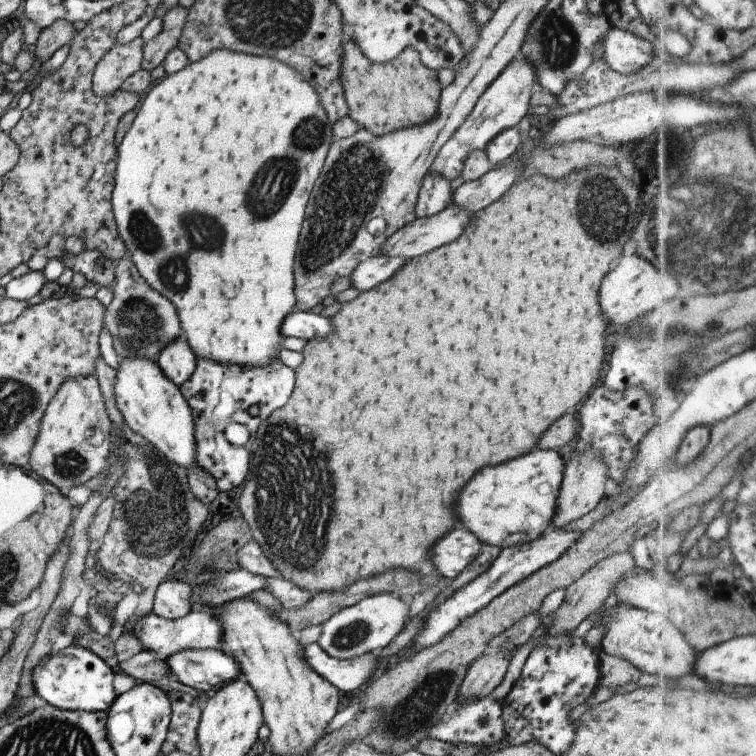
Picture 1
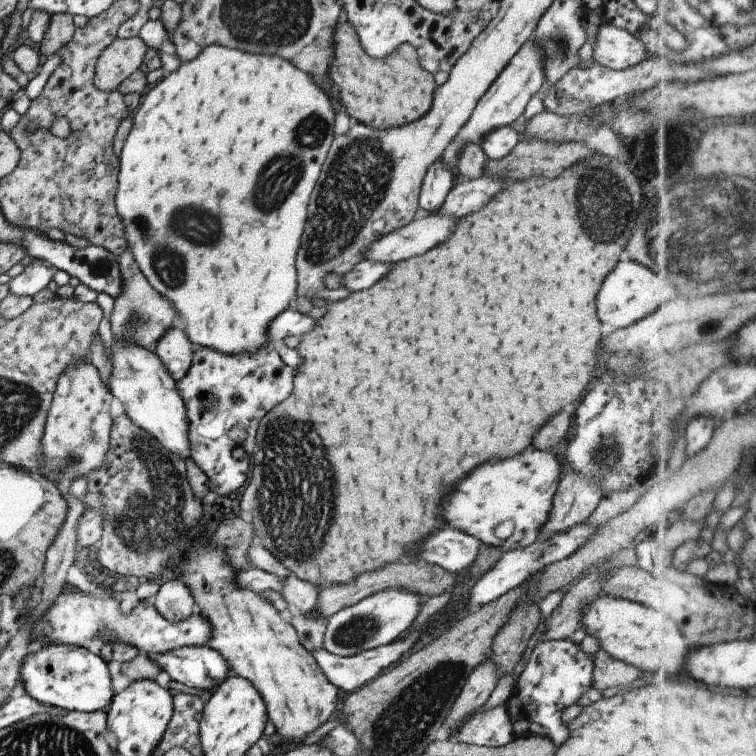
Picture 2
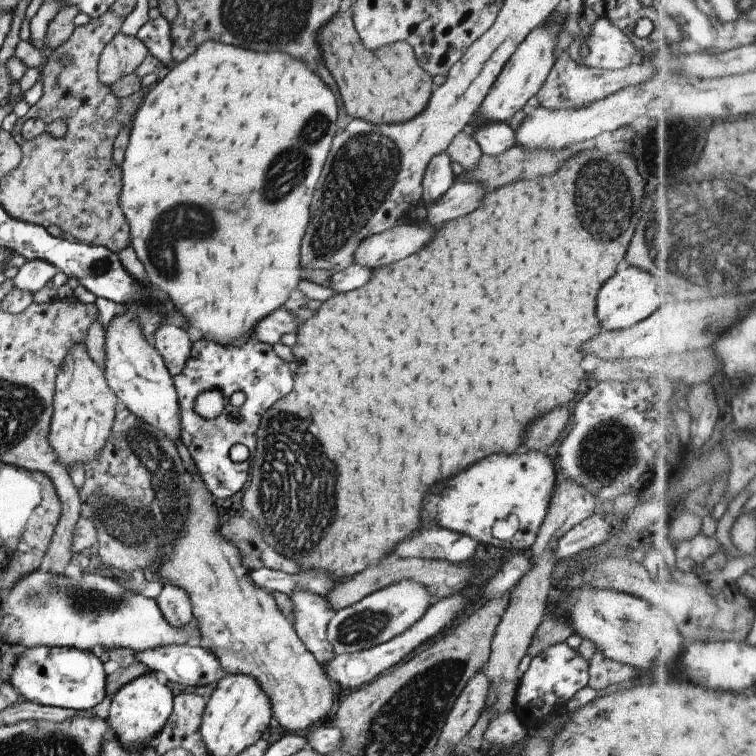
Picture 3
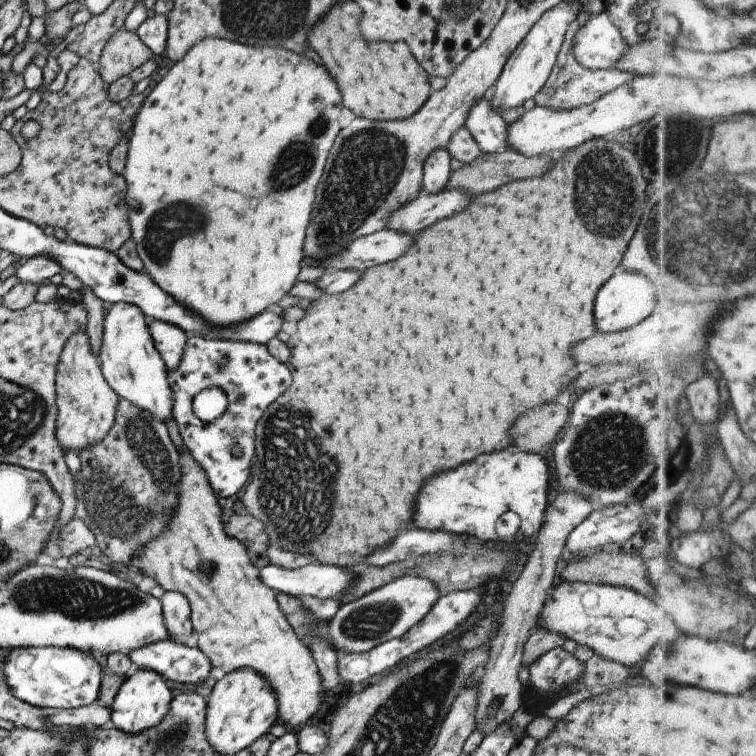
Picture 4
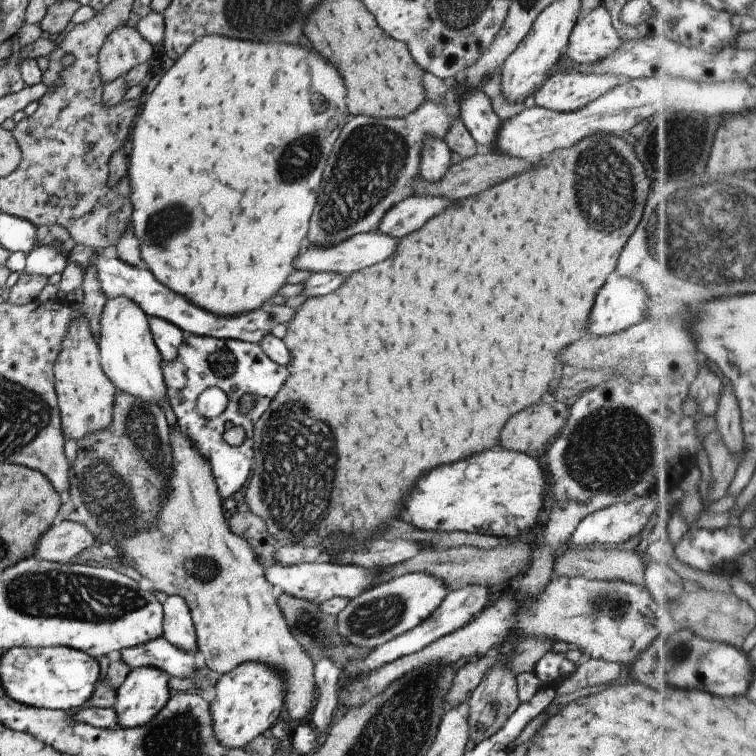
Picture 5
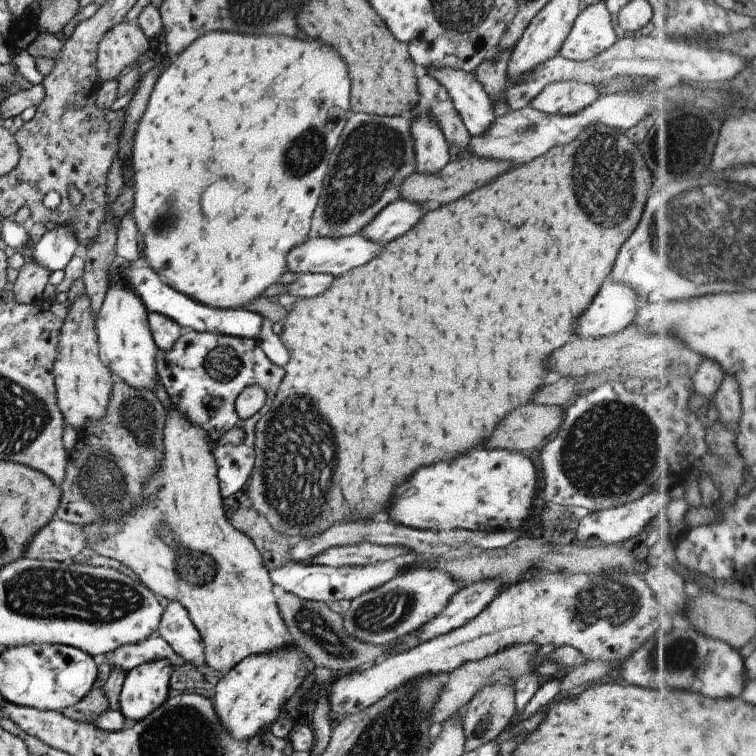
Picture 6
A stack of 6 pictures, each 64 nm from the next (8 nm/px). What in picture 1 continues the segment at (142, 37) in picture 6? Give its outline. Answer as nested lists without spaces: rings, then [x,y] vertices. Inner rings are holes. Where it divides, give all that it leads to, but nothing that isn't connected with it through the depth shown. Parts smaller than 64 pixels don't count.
[[[141,36],[110,48],[93,72],[94,94],[104,98],[121,88],[127,78],[142,69],[145,41]]]

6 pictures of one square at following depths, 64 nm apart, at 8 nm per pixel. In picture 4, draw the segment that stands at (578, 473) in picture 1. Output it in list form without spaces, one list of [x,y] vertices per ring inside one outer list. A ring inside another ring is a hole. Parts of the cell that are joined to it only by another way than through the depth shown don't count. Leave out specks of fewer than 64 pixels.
[[[559,492],[552,504],[546,507],[544,520],[540,527],[534,550],[529,557],[522,560],[520,568],[511,578],[512,590],[508,594],[508,601],[503,605],[502,622],[496,632],[496,636],[490,642],[488,662],[484,666],[484,672],[480,675],[478,683],[478,706],[476,706],[476,726],[474,730],[492,734],[498,726],[512,718],[513,714],[522,706],[522,684],[518,679],[520,662],[522,662],[522,650],[530,632],[540,622],[542,606],[550,594],[550,590],[559,579],[561,566],[560,554],[570,532],[578,526],[592,511],[593,504],[584,496],[576,492]]]

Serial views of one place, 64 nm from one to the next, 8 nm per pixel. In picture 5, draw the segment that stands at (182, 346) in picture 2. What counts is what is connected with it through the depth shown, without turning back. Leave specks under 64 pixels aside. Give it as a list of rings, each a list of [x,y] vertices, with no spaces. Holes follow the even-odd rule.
[[[149,316],[154,342],[163,360],[174,360],[178,346],[184,340],[184,331],[176,324],[156,316]]]

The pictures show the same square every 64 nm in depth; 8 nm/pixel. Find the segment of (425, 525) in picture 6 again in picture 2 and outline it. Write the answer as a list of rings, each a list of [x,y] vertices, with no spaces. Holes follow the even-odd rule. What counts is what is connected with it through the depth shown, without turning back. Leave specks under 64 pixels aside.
[[[534,450],[534,452],[522,452],[514,458],[508,460],[494,460],[494,462],[486,462],[482,466],[478,466],[474,472],[470,472],[460,484],[456,484],[456,488],[444,498],[444,518],[450,526],[466,532],[466,534],[474,536],[484,545],[495,546],[500,550],[511,551],[515,548],[522,548],[534,544],[538,539],[540,530],[544,526],[550,510],[552,510],[552,502],[554,494],[558,490],[562,476],[562,467],[556,454],[552,452],[542,452]],[[504,521],[514,522],[514,532],[505,540],[496,536],[496,528],[498,524],[504,524]]]

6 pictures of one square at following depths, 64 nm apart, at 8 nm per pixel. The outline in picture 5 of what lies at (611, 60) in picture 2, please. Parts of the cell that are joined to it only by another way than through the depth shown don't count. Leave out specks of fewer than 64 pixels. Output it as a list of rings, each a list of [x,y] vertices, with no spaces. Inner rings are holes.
[[[603,5],[580,15],[563,52],[577,64],[594,64],[618,50],[620,44],[622,41],[611,23],[610,12]]]

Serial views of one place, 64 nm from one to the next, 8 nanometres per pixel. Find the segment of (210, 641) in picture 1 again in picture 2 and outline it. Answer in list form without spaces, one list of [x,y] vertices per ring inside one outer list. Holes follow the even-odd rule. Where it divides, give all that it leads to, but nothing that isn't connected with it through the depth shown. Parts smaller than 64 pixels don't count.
[[[64,584],[64,590],[54,598],[54,602],[32,628],[30,638],[50,640],[51,645],[65,644],[82,647],[93,637],[102,636],[110,644],[130,644],[140,653],[147,655],[170,652],[182,646],[206,646],[212,636],[210,622],[195,612],[182,620],[170,622],[156,610],[151,600],[140,600],[138,605],[127,613],[121,610],[121,598],[112,588],[101,588],[96,584],[95,592],[84,592],[76,586]]]

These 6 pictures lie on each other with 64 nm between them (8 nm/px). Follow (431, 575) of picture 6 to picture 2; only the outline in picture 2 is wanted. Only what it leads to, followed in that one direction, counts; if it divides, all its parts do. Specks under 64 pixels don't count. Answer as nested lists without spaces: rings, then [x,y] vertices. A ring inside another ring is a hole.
[[[390,588],[372,594],[372,596],[362,599],[354,606],[339,610],[336,614],[329,616],[324,635],[324,649],[334,655],[344,657],[354,656],[358,652],[372,650],[390,644],[390,642],[394,642],[394,640],[398,639],[405,631],[408,631],[410,626],[412,626],[420,613],[420,608],[422,606],[421,600],[424,598],[425,597],[418,594],[418,592],[410,592],[410,588]]]

